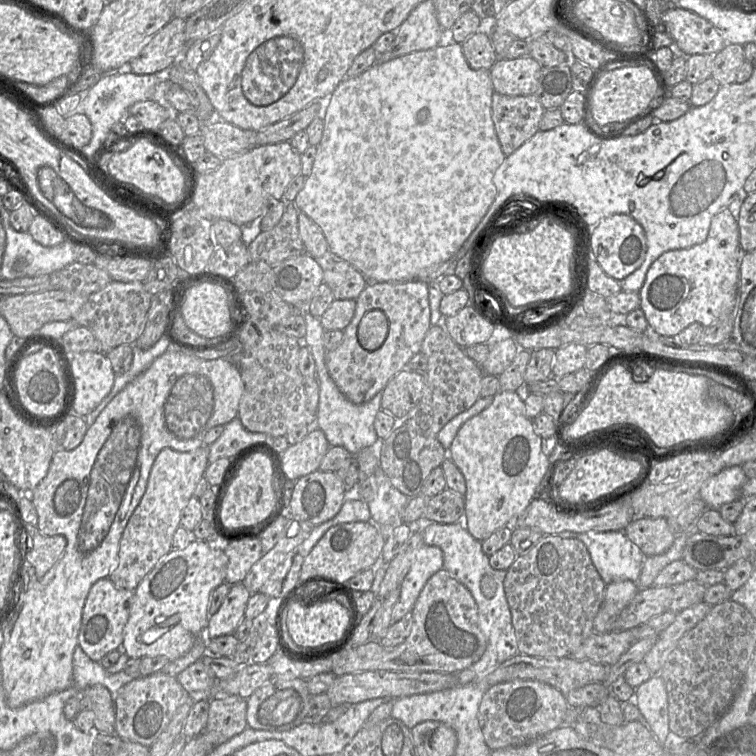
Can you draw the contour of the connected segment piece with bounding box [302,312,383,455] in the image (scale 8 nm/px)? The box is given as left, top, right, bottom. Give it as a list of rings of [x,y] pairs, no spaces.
[[[307,312],[304,315],[306,323],[306,335],[302,341],[306,345],[316,364],[316,377],[319,383],[319,401],[316,412],[315,425],[326,436],[330,446],[345,448],[351,455],[357,454],[364,448],[375,447],[377,449],[378,436],[374,429],[374,421],[377,413],[381,410],[382,391],[378,392],[370,401],[362,404],[354,404],[349,401],[339,390],[326,367],[326,349],[323,342],[323,328],[320,319]]]

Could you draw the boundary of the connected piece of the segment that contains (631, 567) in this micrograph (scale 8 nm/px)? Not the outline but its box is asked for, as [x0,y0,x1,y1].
[558,531,645,585]

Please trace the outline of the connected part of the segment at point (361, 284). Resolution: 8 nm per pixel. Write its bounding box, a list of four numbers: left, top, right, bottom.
[315,251,369,300]

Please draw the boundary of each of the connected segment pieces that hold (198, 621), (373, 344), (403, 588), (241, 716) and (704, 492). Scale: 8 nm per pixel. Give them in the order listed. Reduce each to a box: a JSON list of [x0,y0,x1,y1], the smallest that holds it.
[[122,539,227,662],[358,309,389,351],[392,545,443,623],[202,696,248,746],[699,466,747,509]]

